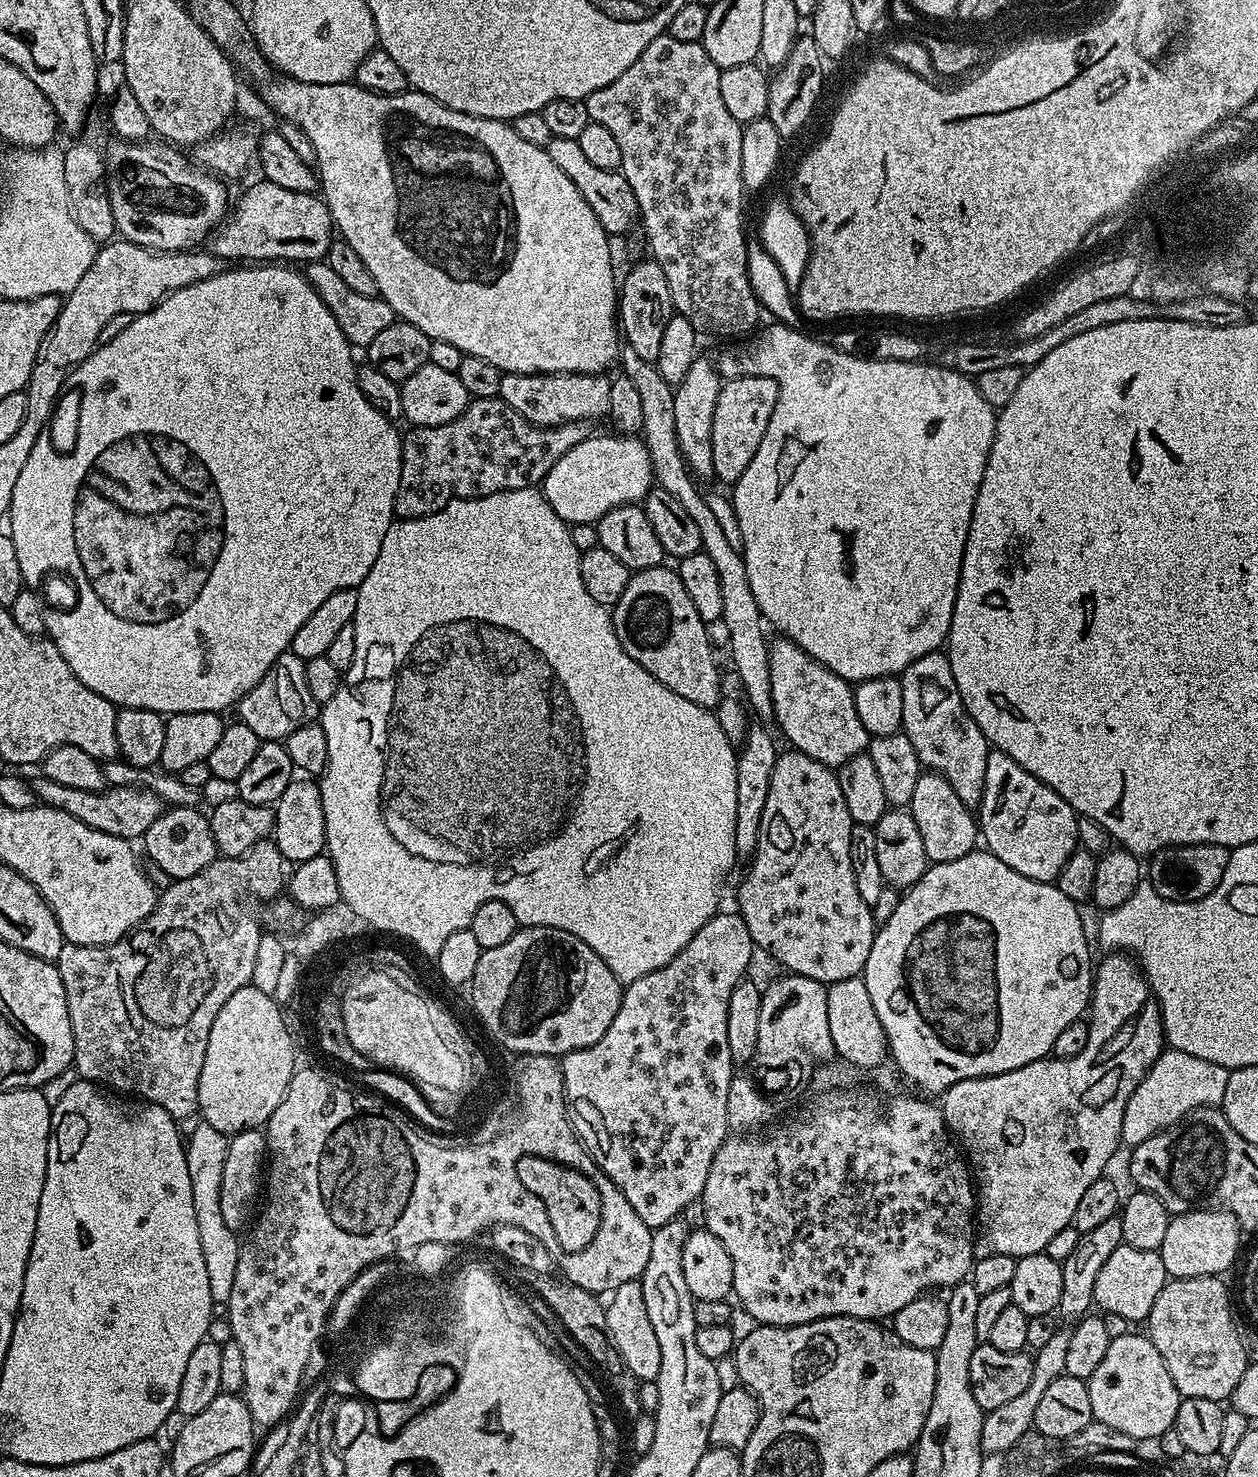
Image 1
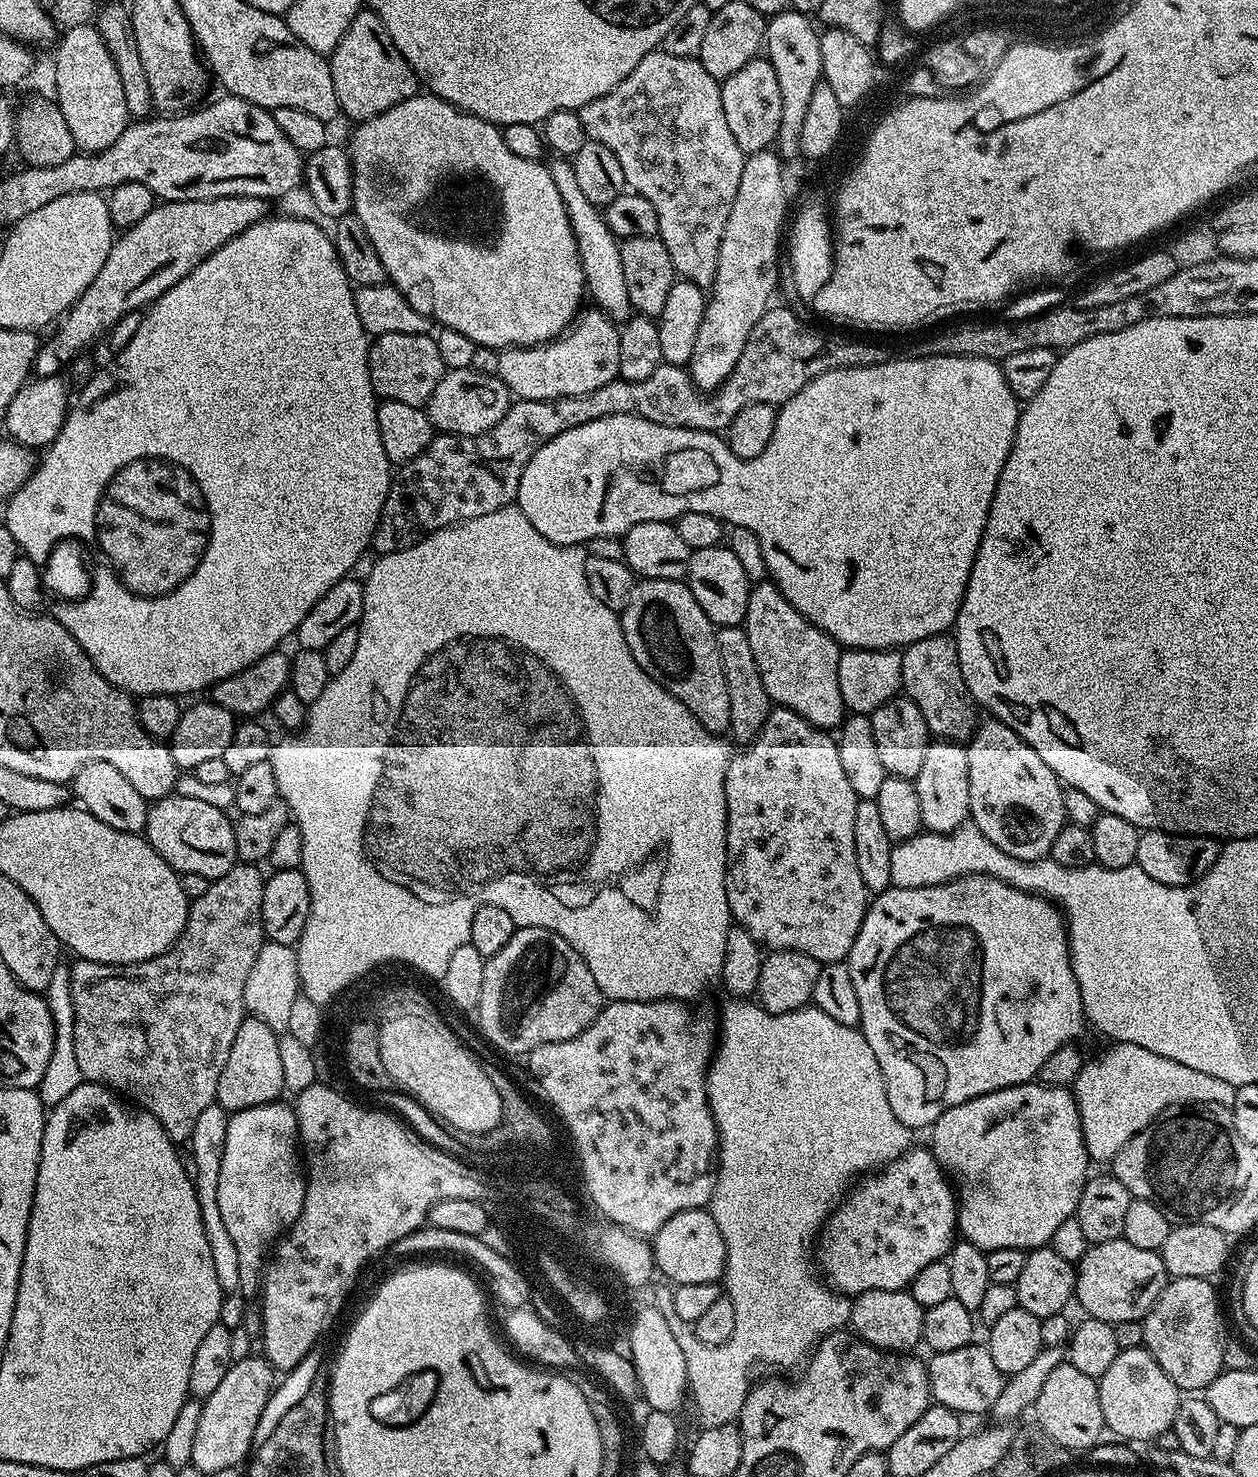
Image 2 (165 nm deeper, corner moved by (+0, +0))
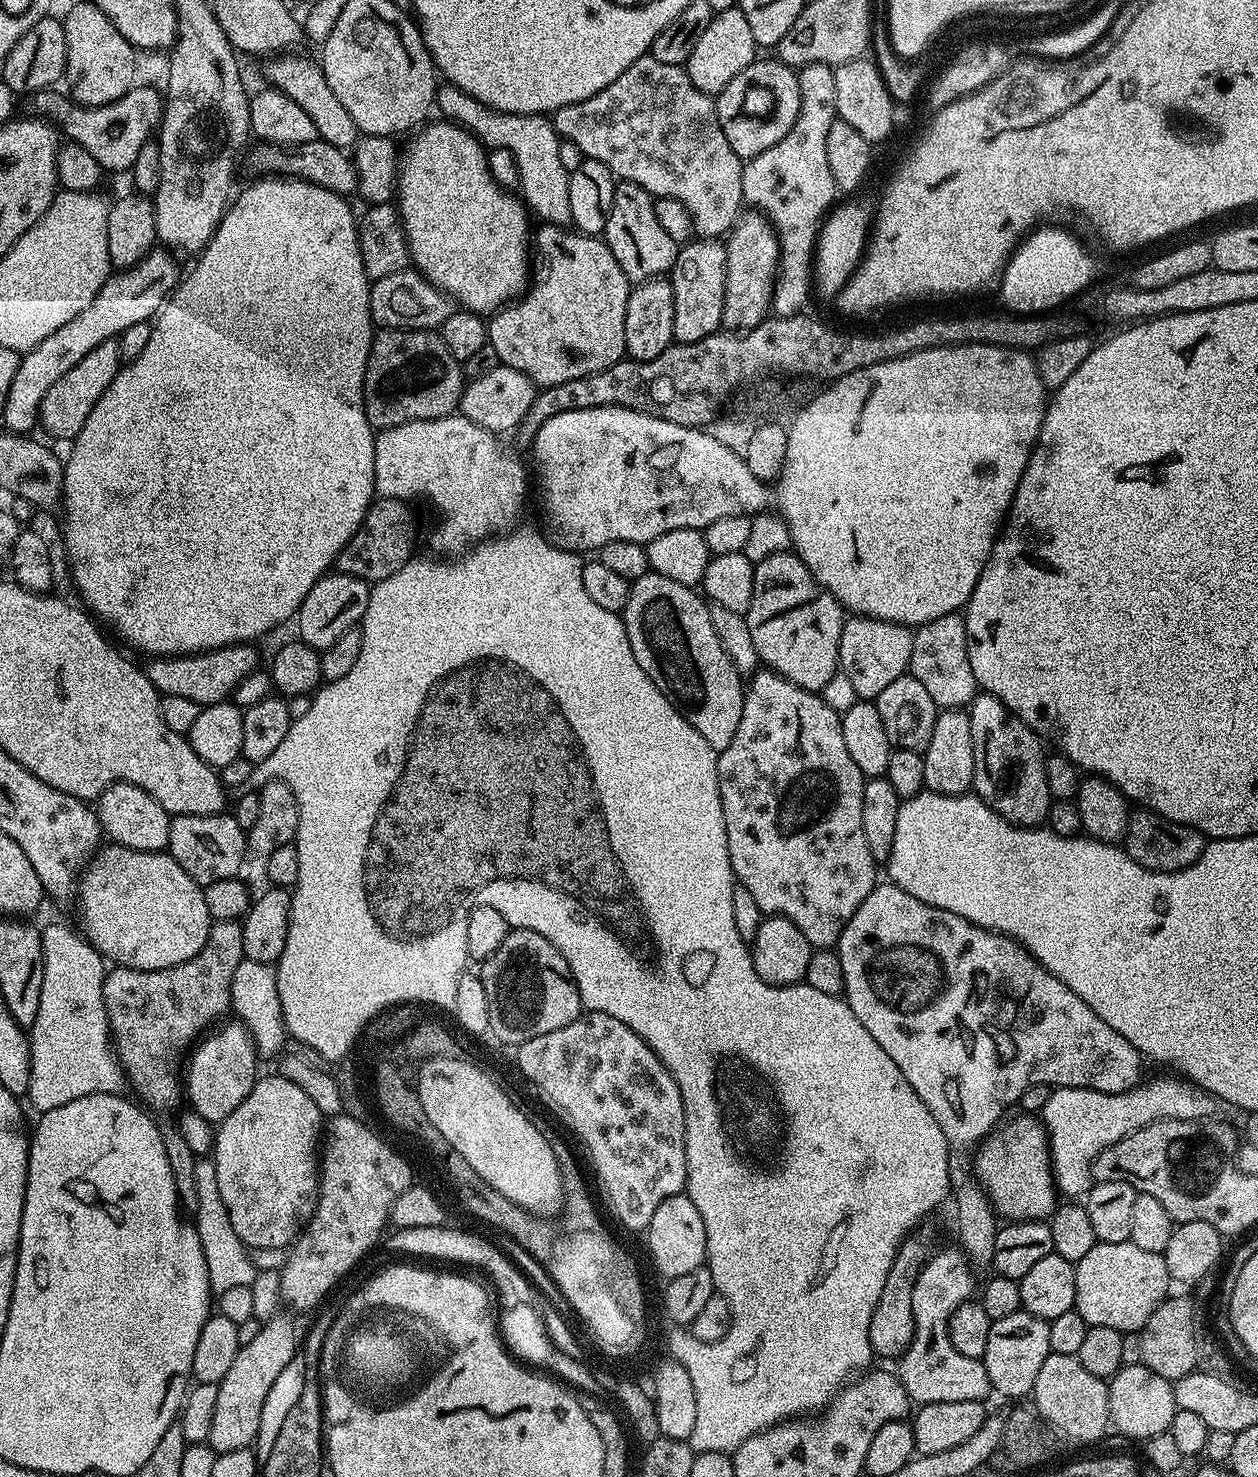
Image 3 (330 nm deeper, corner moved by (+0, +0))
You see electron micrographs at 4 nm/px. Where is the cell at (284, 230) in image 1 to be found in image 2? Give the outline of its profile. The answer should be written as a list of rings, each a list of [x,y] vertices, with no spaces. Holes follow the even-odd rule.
[[[245,196],[210,198],[209,200],[170,200],[157,203],[132,228],[115,237],[102,270],[72,307],[55,325],[56,333],[41,343],[36,351],[36,376],[54,376],[63,364],[75,358],[76,352],[88,348],[96,339],[107,337],[110,329],[126,314],[147,309],[167,288],[190,274],[214,250],[226,246],[230,238],[269,215],[269,201]]]

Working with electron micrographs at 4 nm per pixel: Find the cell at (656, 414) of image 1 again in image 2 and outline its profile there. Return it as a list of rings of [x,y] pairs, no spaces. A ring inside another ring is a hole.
[[[556,158],[553,161],[551,161],[548,173],[550,178],[554,178],[554,186],[558,186],[558,194],[562,194],[562,202],[566,206],[566,214],[574,230],[587,295],[592,300],[591,303],[601,312],[611,316],[617,322],[626,322],[634,313],[630,294],[626,294],[626,277],[622,270],[620,240],[608,228],[601,209],[592,204],[590,198],[586,198],[586,194],[582,194],[571,159]]]

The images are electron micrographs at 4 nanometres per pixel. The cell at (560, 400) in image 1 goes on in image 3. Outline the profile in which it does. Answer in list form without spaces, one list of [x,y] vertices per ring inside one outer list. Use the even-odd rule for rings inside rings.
[[[541,223],[534,232],[534,260],[540,263],[540,269],[535,269],[534,279],[530,287],[519,297],[518,302],[509,303],[507,306],[491,313],[488,325],[488,343],[494,346],[494,351],[498,354],[501,365],[506,368],[513,368],[531,378],[533,384],[540,388],[549,388],[558,382],[570,382],[570,378],[582,378],[586,374],[594,374],[606,370],[612,364],[617,364],[625,355],[624,331],[626,330],[626,302],[630,291],[630,282],[626,274],[622,274],[622,266],[618,266],[618,258],[604,243],[603,239],[586,236],[575,230],[559,224]]]

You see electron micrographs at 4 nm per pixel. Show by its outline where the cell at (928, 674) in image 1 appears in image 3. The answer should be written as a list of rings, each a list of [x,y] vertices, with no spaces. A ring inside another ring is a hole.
[[[951,612],[934,622],[921,624],[914,632],[914,650],[908,663],[910,674],[926,686],[930,698],[934,698],[937,709],[963,708],[978,694],[974,670],[970,670],[968,657],[968,631],[960,612]]]

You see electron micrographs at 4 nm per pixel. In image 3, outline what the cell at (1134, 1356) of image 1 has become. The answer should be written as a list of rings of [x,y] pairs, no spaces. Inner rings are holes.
[[[1144,1363],[1126,1364],[1114,1373],[1107,1381],[1108,1385],[1108,1415],[1113,1429],[1117,1428],[1124,1436],[1133,1436],[1137,1442],[1150,1439],[1154,1434],[1168,1431],[1170,1422],[1176,1413],[1176,1399],[1172,1393],[1173,1381],[1162,1378],[1162,1374],[1154,1374]]]

